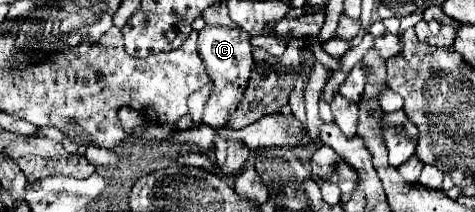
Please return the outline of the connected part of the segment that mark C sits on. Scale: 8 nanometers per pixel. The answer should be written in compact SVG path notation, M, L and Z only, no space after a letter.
M206 25L198 33L198 53L208 69L208 75L214 81L214 91L206 103L202 121L210 127L222 127L228 117L238 107L238 101L244 95L244 89L248 85L250 73L252 73L252 45L250 35L244 29L232 29L232 27L218 27L218 25Z

